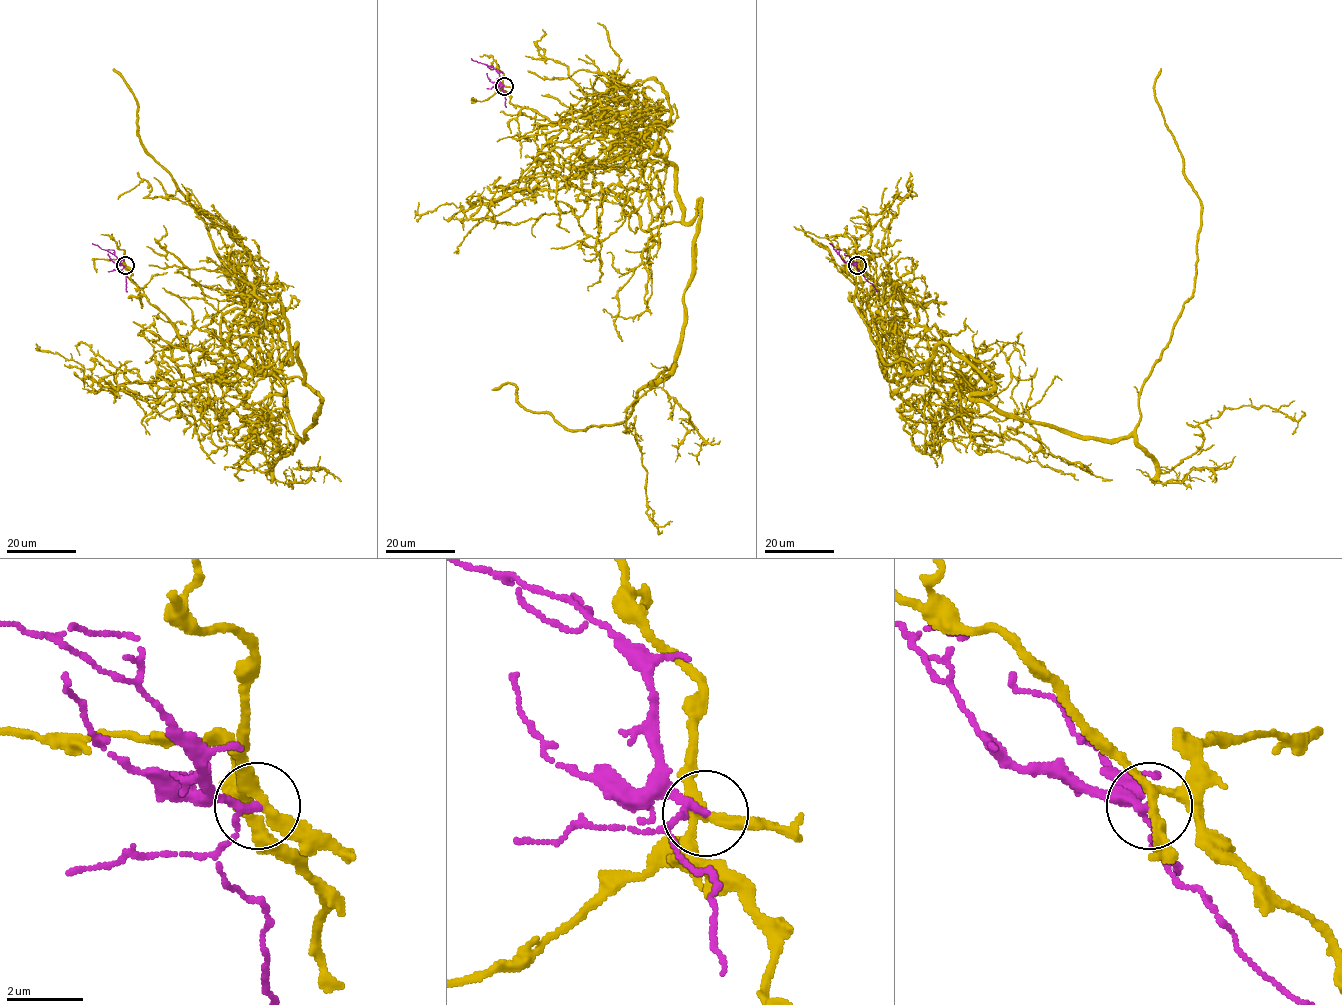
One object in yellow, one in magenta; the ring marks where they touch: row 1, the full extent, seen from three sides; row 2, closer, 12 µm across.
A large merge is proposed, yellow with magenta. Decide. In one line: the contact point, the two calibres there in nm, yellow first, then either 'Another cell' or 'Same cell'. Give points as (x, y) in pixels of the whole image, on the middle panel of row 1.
Place: (504, 86). Thickness 240 nm (yellow) against 160 nm. Another cell

